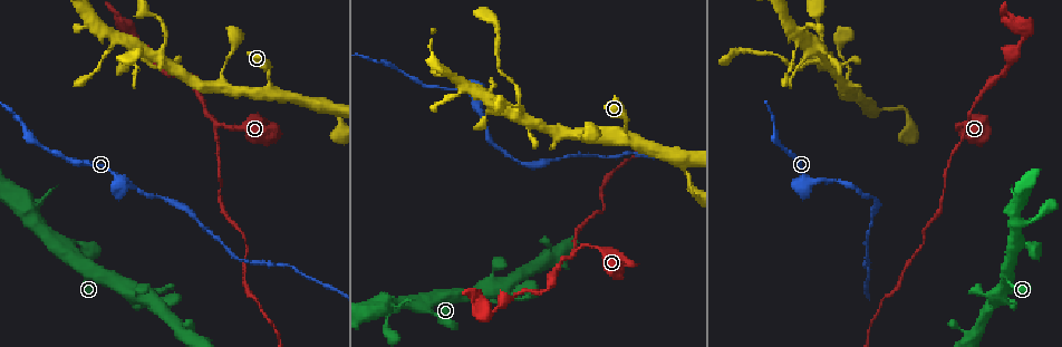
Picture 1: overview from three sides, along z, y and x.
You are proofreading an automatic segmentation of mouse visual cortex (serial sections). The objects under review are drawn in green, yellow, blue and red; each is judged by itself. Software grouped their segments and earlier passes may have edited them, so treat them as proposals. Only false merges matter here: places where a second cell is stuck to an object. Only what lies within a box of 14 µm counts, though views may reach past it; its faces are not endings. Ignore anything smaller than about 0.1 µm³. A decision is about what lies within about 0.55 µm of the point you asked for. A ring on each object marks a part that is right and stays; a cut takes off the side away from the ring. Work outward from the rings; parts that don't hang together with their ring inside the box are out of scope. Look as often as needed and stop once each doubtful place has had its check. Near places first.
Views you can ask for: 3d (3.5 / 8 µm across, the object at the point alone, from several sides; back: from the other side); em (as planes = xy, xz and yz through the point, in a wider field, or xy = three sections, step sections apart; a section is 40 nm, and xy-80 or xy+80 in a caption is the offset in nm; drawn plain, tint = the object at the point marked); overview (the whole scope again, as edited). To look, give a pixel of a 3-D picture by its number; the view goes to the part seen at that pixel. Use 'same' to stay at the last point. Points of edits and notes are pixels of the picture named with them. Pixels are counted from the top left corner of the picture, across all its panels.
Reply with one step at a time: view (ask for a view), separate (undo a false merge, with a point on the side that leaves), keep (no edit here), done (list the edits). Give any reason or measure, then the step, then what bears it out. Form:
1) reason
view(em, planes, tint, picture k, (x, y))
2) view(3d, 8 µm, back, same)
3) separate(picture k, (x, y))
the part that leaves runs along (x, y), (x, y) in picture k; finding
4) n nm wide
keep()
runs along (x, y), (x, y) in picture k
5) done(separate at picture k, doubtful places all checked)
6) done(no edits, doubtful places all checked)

abrupt turn
view(3d, 8 µm, picture 1, (808, 183))

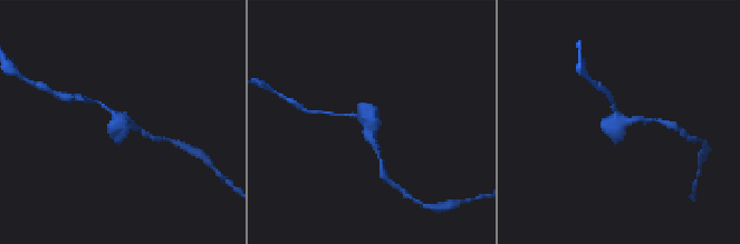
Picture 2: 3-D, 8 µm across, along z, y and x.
shape alone is not enough
view(em, xy, step 2, tint, picture 2, (620, 121))

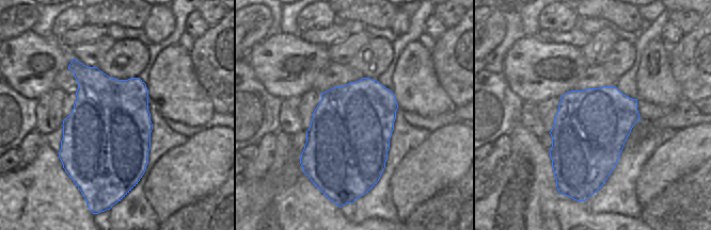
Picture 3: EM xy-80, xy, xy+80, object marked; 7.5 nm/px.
600 nm wide
keep()
runs along (348, 115), (367, 119), (376, 153) in picture 2; continuous, no second cell

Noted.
arms part here
view(3d, 8 µm, picture 1, (219, 123))

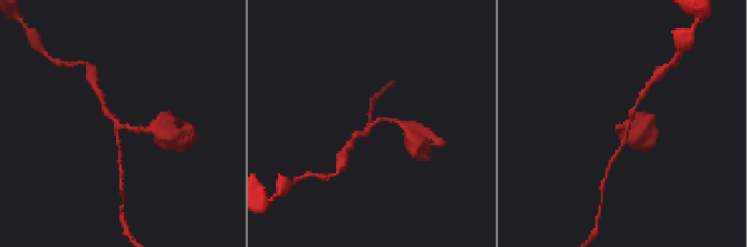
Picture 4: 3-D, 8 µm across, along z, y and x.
3 arms; arms of 150, 150, 150 nm
view(em, xy, step 2, tint, picture 4, (119, 125))

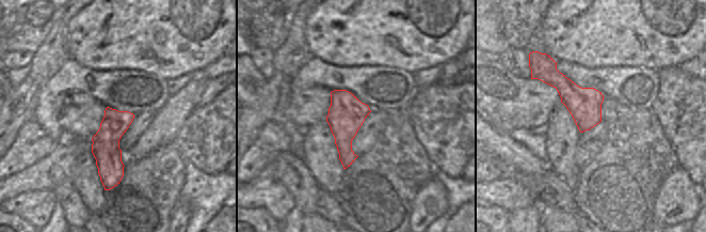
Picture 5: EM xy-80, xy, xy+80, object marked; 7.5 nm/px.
keep()
runs along (109, 110), (108, 185) in picture 5; one cell here

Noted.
abrupt turn
view(3d, 3.5 µm, picture 1, (997, 77))

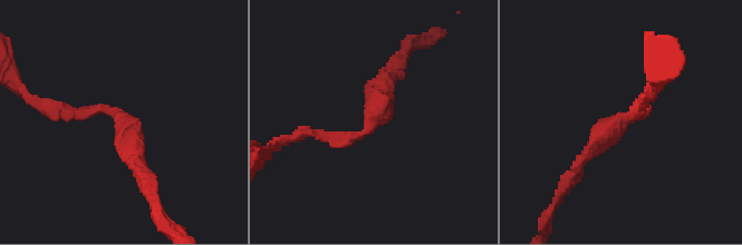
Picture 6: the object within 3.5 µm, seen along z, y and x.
arms of 150, 250 nm
view(em, xy, step 5, tint, picture 6, (366, 130))

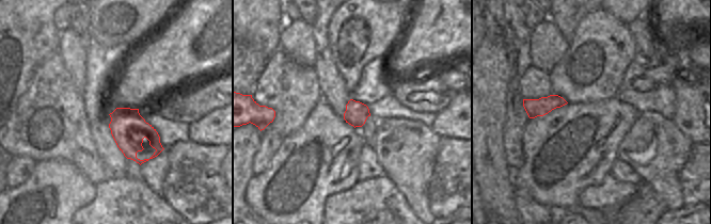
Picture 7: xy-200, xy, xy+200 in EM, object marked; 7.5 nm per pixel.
keep()
all the same cell

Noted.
done(no edits, doubtful places all checked)

